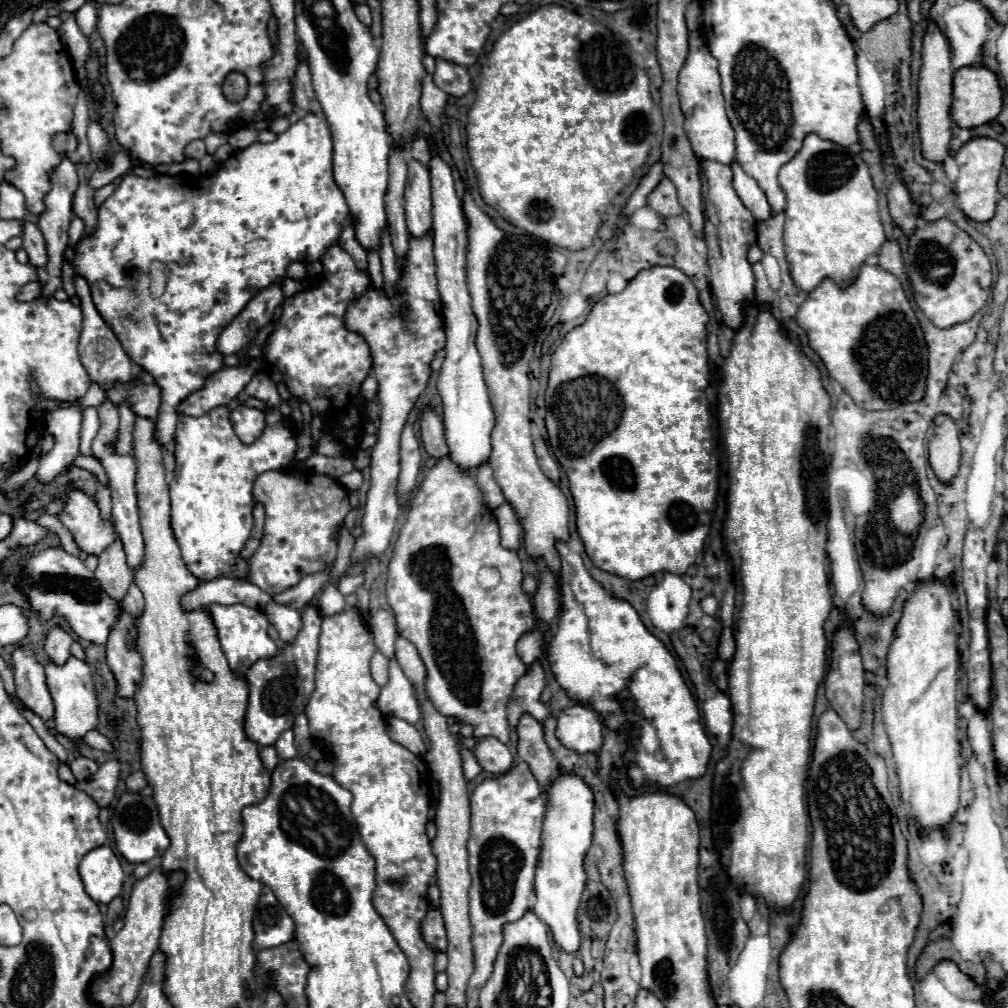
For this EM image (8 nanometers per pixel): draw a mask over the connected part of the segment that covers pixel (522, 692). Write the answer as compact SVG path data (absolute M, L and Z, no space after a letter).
M534 663L530 671L516 683L512 701L508 703L508 721L512 727L516 725L516 717L520 717L520 713L530 713L540 723L544 723L550 717L548 707L540 701L544 687L546 687L544 669L540 663Z

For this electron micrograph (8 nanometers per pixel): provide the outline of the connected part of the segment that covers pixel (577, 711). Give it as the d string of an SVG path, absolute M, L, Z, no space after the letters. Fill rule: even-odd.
M574 705L558 715L556 737L576 753L598 753L604 739L602 723L590 707Z

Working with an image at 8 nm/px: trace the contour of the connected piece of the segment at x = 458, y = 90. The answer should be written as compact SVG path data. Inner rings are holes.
M436 59L434 81L436 81L436 85L440 89L444 89L452 97L462 97L472 87L466 67L450 63L450 61L444 61L444 59Z

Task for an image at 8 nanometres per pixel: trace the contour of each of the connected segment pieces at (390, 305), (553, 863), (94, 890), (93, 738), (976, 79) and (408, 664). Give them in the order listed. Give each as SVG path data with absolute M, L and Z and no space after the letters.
M432 235L424 237L424 241L416 241L414 237L410 237L408 273L404 273L404 289L408 289L408 325L404 325L404 317L400 317L400 293L396 293L394 299L388 299L384 291L374 291L372 287L366 291L364 297L356 299L346 313L348 329L364 335L372 351L372 375L378 381L380 403L378 441L370 455L370 491L364 505L362 535L356 537L350 555L352 567L360 567L372 557L382 557L388 549L392 529L400 511L400 505L396 501L396 477L400 471L400 433L404 429L408 413L426 389L428 377L432 373L430 361L434 359L434 353L444 349L446 343L430 237Z
M560 773L546 789L542 847L536 863L536 905L532 911L550 927L556 947L564 953L576 953L581 944L576 913L586 883L584 855L592 841L592 811L594 795L578 775Z
M108 845L92 849L80 863L80 877L86 893L96 903L110 903L120 895L124 883L124 871Z
M90 731L90 733L84 737L84 743L86 743L86 745L90 745L90 747L94 747L94 749L108 751L108 753L112 753L112 751L114 751L112 741L110 741L108 737L104 737L102 733L98 733L98 731Z
M972 65L972 67L960 67L954 73L954 101L952 101L952 119L958 127L980 127L992 119L998 117L1002 109L1002 89L998 83L998 77L994 71L990 71L984 65Z
M404 637L396 639L396 659L402 665L404 675L418 689L418 693L424 693L424 677L426 677L424 663L420 661L420 655L416 653L416 647Z

